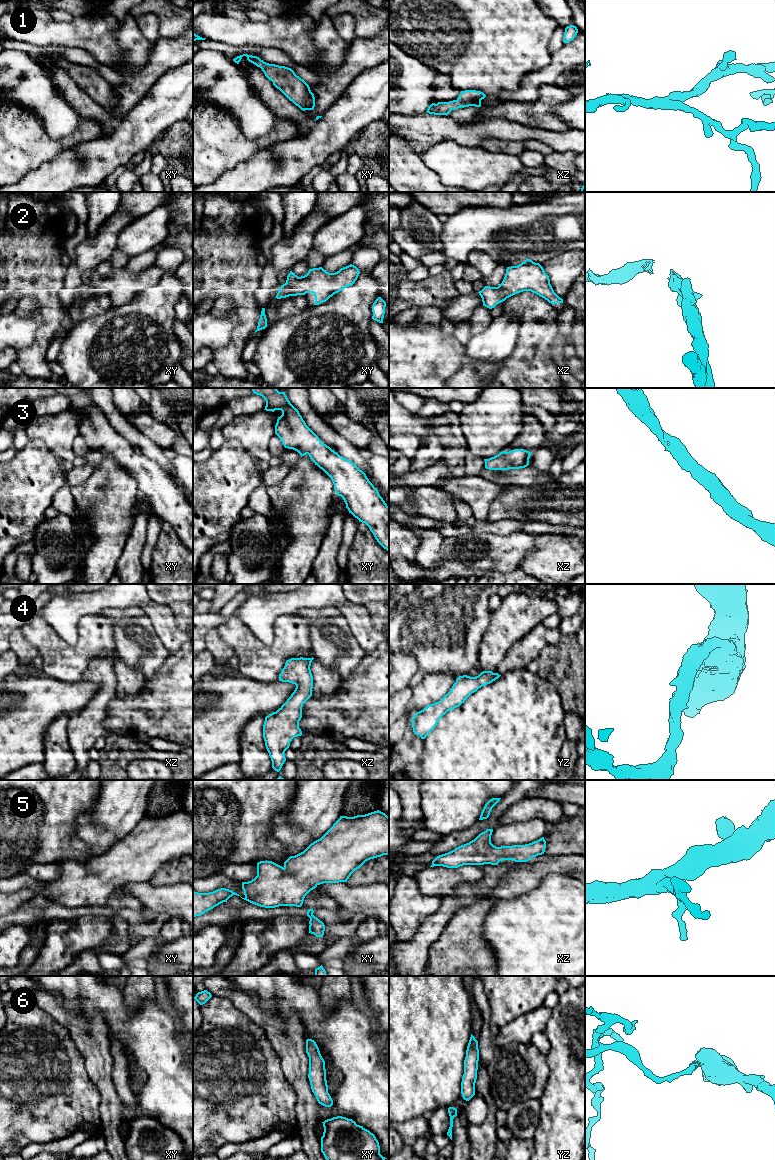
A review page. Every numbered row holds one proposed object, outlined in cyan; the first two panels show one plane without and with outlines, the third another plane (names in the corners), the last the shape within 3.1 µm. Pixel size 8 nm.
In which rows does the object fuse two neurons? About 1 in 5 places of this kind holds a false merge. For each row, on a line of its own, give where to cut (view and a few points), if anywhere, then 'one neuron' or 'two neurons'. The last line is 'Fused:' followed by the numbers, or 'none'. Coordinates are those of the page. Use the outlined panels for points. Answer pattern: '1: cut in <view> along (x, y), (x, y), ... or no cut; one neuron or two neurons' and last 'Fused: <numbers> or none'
1: no cut; one neuron
2: no cut; one neuron
3: no cut; one neuron
4: no cut; one neuron
5: no cut; one neuron
6: no cut; one neuron
Fused: none

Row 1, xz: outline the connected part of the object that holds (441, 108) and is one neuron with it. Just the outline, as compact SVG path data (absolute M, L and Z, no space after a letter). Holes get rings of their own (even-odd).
M465 90L461 91L459 97L456 100L449 102L438 102L437 104L432 103L428 109L427 113L434 115L448 115L452 110L458 108L464 108L469 106L481 107L481 100L484 99L486 95L481 91L476 90Z

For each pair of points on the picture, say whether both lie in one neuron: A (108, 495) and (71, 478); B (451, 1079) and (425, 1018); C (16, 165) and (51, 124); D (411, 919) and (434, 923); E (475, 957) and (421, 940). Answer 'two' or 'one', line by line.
A: two
B: one
C: two
D: two
E: two

